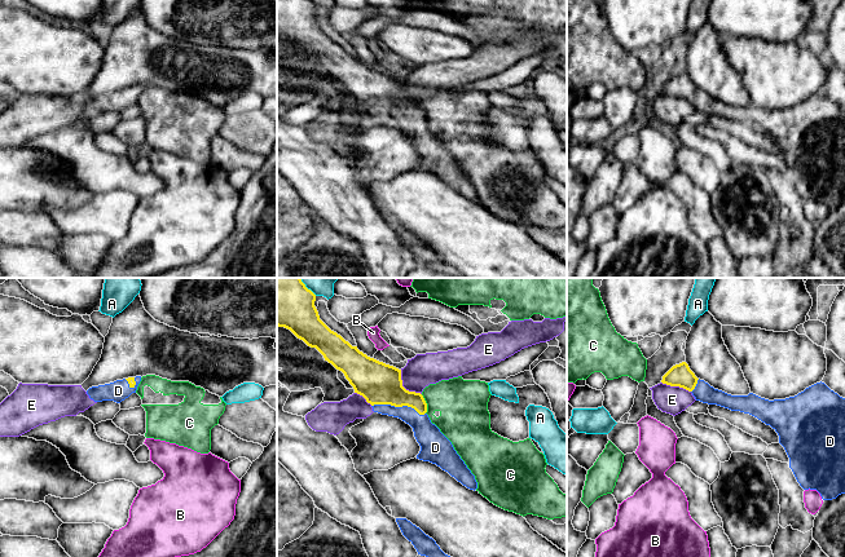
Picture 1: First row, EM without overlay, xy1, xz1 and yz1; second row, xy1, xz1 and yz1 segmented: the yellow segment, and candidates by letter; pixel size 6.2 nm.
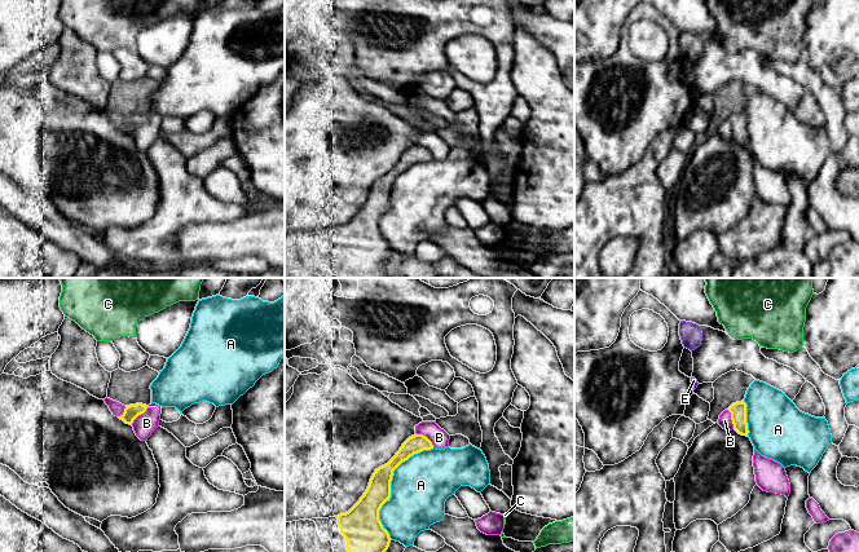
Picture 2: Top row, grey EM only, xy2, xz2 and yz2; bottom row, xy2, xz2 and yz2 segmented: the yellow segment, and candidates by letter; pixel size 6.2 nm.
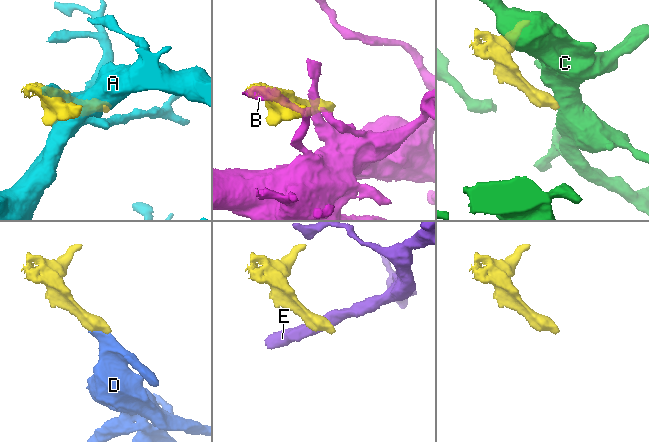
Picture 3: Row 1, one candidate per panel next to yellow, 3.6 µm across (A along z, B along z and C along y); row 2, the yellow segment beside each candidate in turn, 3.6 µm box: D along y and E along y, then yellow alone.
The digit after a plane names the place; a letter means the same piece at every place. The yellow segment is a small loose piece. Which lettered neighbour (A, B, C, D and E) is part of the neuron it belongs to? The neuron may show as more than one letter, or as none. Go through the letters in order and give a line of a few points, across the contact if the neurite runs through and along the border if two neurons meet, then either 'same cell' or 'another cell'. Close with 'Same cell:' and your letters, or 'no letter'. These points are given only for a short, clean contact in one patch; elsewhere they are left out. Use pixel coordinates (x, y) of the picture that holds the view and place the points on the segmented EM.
A: another cell
B: line xy2 (148, 407), (131, 424); another cell
C: line xz1 (421, 394), (426, 403), (426, 412); another cell
D: line xz1 (378, 383), (399, 406), (427, 434); same cell
E: line xz1 (400, 370), (403, 385), (421, 394); another cell
Same cell: D

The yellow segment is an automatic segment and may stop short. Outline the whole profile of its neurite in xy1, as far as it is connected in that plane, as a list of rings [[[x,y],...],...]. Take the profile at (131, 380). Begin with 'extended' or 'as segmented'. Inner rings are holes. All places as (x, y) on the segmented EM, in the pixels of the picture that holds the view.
extended; [[[141,376],[116,380],[110,384],[92,386],[87,390],[87,394],[94,402],[114,401],[120,403],[132,393],[136,393],[140,381]]]

